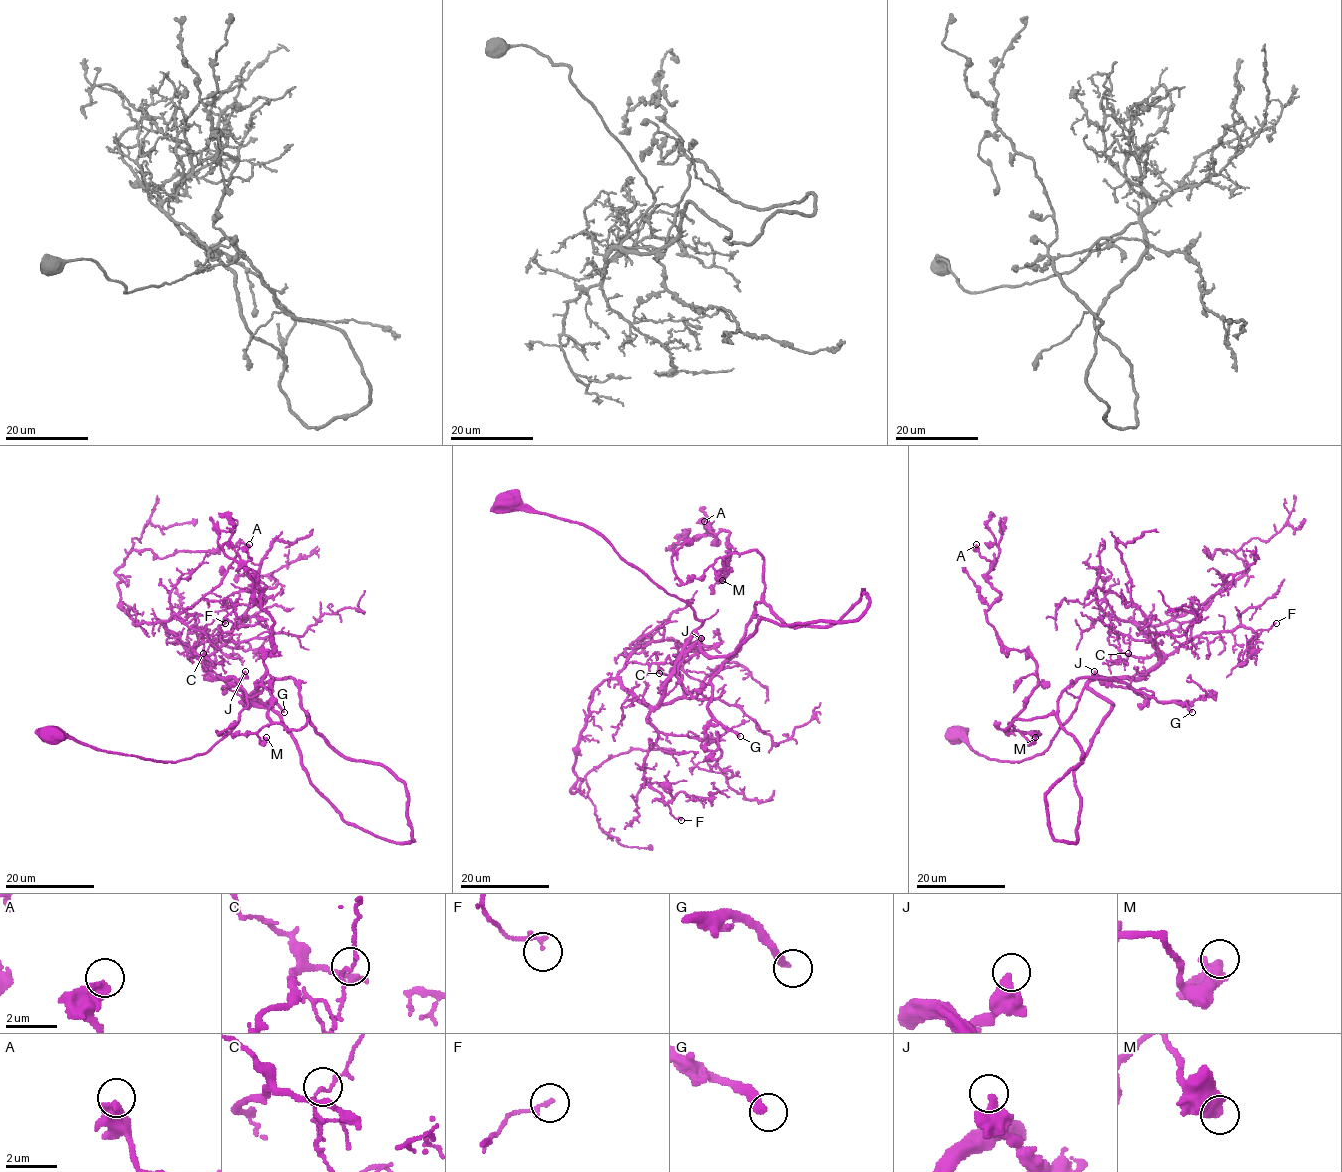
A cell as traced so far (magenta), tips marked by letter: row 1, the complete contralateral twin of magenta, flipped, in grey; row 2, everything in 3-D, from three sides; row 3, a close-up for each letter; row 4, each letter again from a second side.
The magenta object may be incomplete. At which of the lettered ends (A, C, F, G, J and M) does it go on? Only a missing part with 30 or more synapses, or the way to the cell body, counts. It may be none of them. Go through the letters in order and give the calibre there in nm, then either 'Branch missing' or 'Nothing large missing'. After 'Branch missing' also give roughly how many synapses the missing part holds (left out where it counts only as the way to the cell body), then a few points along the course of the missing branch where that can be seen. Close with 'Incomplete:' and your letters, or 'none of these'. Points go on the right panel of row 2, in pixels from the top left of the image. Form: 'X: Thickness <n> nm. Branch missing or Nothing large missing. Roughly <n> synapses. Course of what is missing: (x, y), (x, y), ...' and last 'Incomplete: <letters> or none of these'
A: Thickness 360 nm. Nothing large missing
C: Thickness 100 nm. Nothing large missing
F: Thickness 150 nm. Nothing large missing
G: Thickness 320 nm. Branch missing. Roughly 70 synapses. Course of what is missing: (1192, 712), (1227, 784), (1241, 786), (1247, 780), (1249, 760)
J: Thickness 440 nm. Nothing large missing
M: Thickness 380 nm. Nothing large missing
Incomplete: G

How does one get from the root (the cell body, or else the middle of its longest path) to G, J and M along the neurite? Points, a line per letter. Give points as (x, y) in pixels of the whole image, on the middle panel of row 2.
G: (508, 499), (594, 529), (691, 607), (703, 623), (677, 679), (693, 697), (709, 683), (707, 711), (740, 736)
J: (508, 499), (594, 529), (703, 621), (684, 650), (701, 638)
M: (508, 499), (594, 529), (691, 607), (693, 697), (740, 647), (763, 557), (718, 557), (722, 580)

